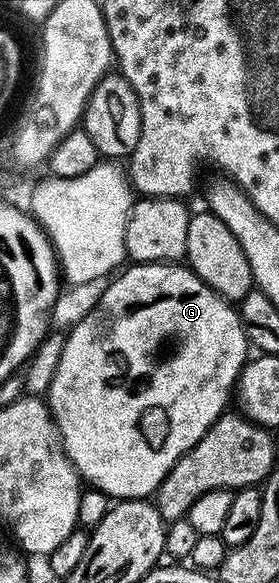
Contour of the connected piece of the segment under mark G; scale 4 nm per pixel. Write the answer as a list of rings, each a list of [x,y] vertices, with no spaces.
[[[180,263],[175,264],[133,264],[129,266],[122,276],[120,274],[114,275],[110,279],[106,292],[98,300],[98,304],[91,310],[89,314],[82,321],[79,321],[72,329],[67,332],[65,338],[65,345],[63,346],[63,358],[59,358],[59,367],[55,370],[55,377],[52,378],[52,384],[49,387],[45,395],[46,403],[49,406],[49,412],[53,416],[53,420],[56,422],[57,432],[60,433],[62,444],[66,454],[68,454],[69,461],[76,467],[76,470],[81,475],[82,481],[86,485],[94,484],[101,492],[106,492],[109,496],[117,496],[118,501],[122,500],[143,500],[152,497],[156,493],[158,486],[163,482],[163,478],[171,470],[171,466],[175,466],[175,462],[179,462],[179,458],[187,450],[191,450],[191,446],[195,446],[195,442],[199,442],[199,438],[203,438],[205,431],[214,424],[218,418],[221,417],[221,413],[226,411],[228,402],[230,403],[231,397],[235,392],[235,385],[240,378],[241,368],[244,367],[247,361],[247,357],[250,355],[251,349],[249,346],[249,339],[245,337],[245,331],[241,325],[240,311],[230,301],[224,300],[219,294],[215,294],[215,290],[211,290],[209,286],[203,283],[198,276],[196,276],[190,268],[182,266]]]

